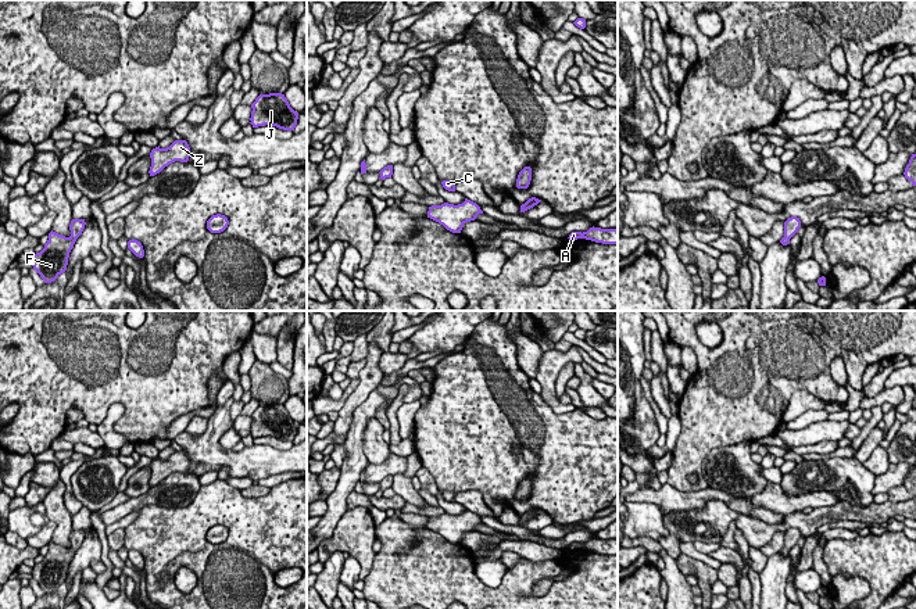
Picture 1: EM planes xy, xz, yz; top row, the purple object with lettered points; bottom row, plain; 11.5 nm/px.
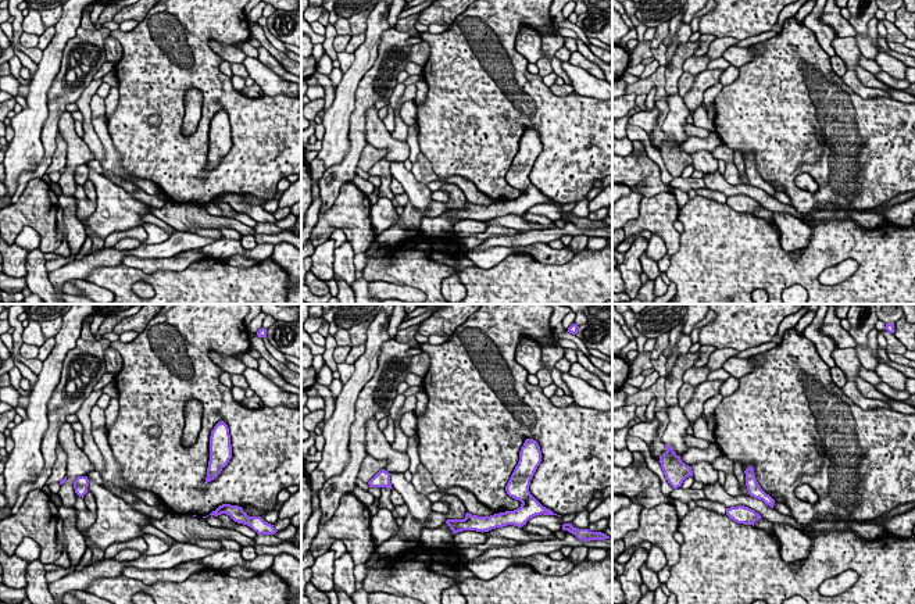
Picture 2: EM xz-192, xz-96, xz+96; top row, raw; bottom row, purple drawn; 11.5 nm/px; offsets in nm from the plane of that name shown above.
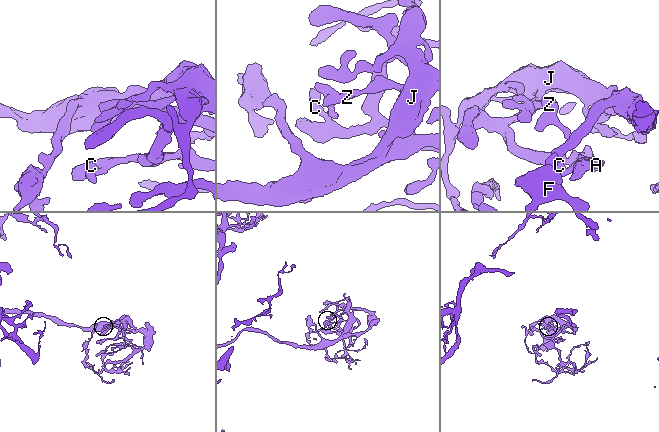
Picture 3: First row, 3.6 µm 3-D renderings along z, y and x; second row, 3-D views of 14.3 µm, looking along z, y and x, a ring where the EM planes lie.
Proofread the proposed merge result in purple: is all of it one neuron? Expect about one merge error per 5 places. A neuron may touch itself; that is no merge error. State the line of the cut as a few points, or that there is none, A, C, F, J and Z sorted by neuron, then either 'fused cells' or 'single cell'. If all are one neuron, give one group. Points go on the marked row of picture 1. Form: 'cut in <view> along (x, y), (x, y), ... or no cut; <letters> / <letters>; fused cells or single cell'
no cut; A C F J Z; single cell

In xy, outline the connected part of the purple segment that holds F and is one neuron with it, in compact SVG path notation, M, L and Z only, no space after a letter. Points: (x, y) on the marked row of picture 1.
M72 219L69 225L69 237L51 230L44 248L32 257L32 266L44 283L54 282L67 271L69 252L74 248L76 239L82 234L85 225L85 219Z

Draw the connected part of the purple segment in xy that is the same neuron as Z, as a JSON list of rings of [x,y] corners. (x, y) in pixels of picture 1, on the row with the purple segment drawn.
[[[175,140],[169,147],[160,146],[150,153],[151,166],[150,176],[160,173],[165,166],[175,161],[187,162],[190,157],[190,147],[186,140]]]

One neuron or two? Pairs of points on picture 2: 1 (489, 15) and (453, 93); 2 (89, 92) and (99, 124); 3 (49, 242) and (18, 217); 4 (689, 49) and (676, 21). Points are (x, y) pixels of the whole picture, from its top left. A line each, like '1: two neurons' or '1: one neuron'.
1: one neuron
2: two neurons
3: one neuron
4: two neurons

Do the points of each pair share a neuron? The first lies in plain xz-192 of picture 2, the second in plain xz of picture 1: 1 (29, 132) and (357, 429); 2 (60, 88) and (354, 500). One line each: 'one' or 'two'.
1: two
2: two

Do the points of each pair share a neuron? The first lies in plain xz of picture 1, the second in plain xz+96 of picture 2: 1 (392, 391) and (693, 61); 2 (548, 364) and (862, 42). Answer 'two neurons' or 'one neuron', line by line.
1: two neurons
2: two neurons

